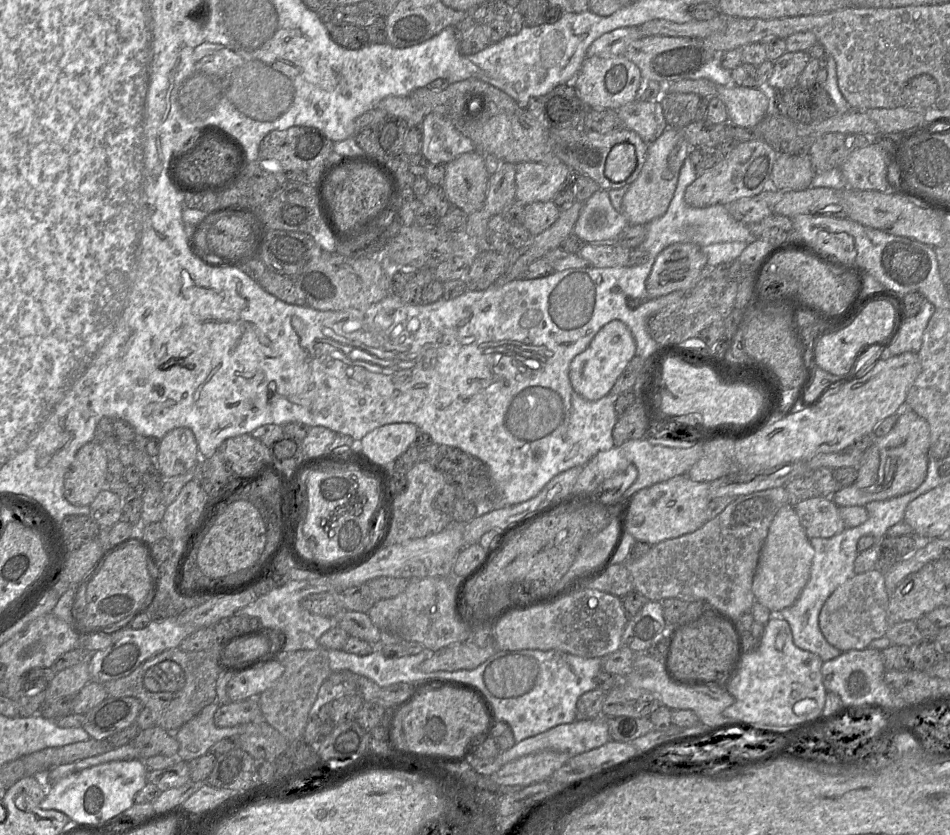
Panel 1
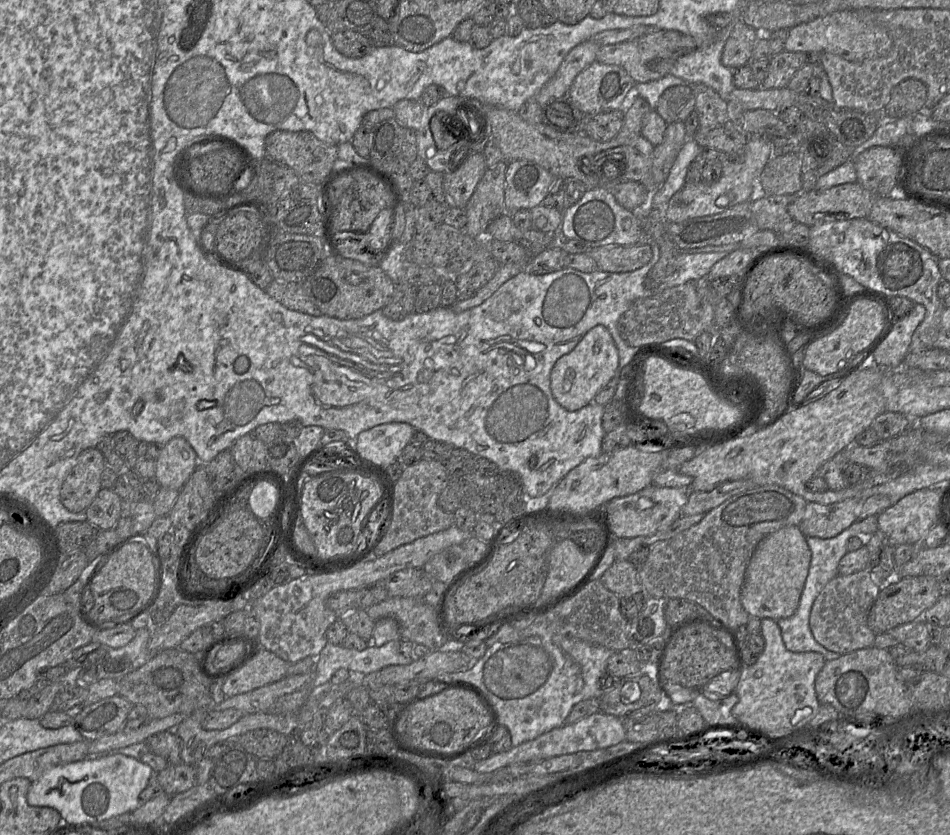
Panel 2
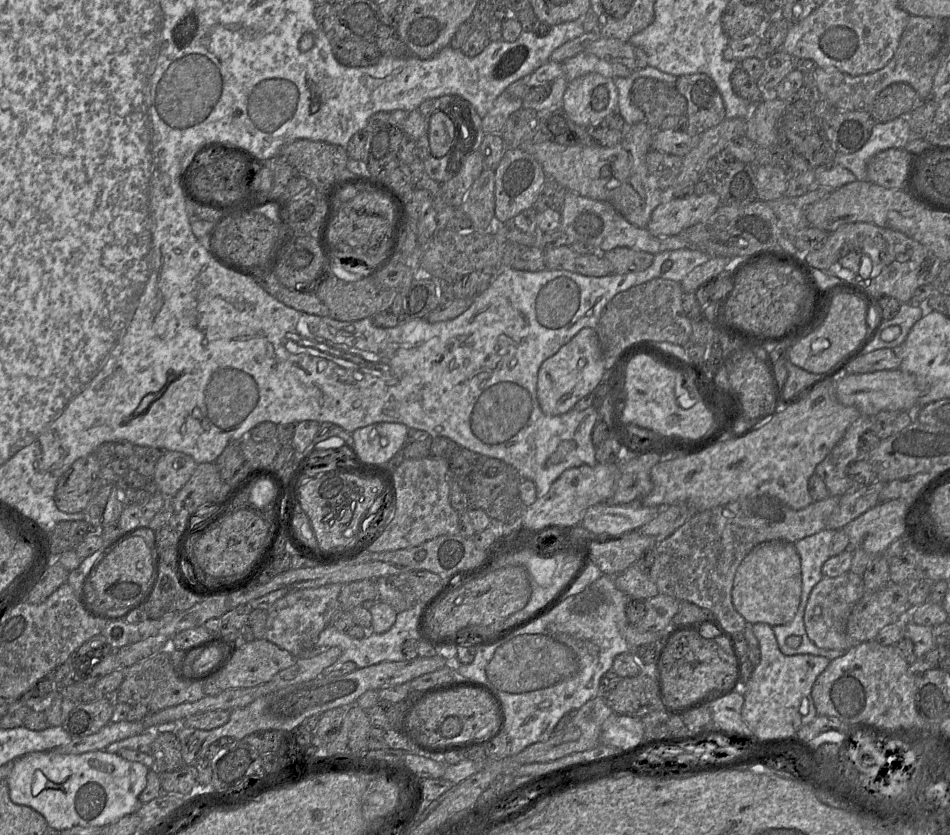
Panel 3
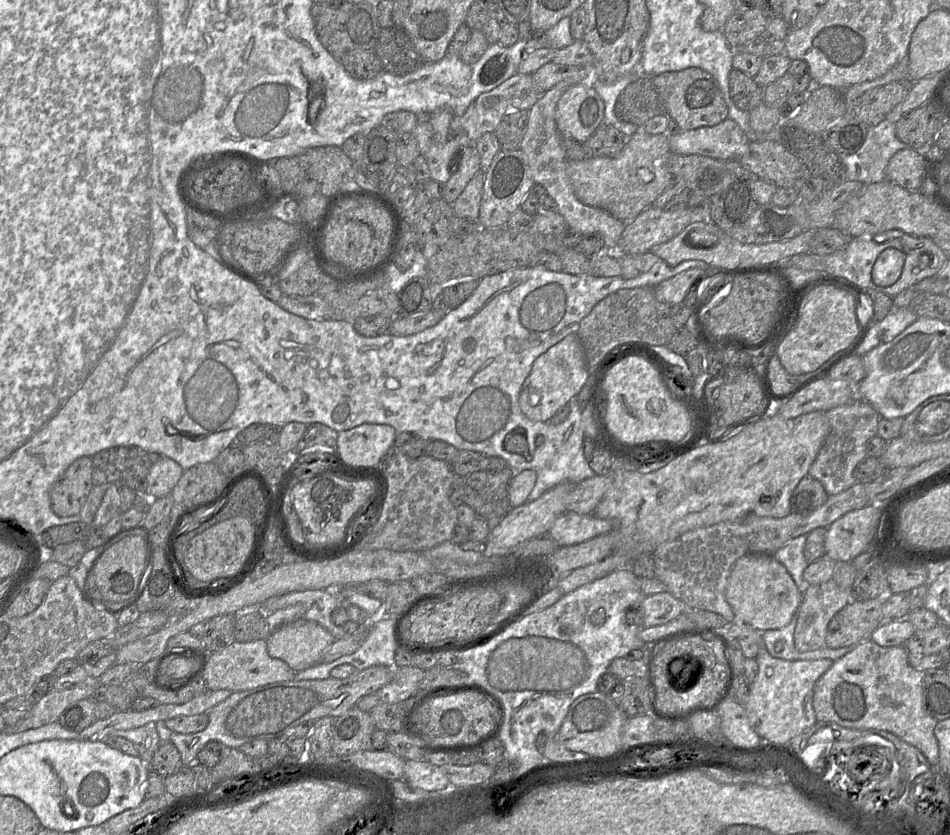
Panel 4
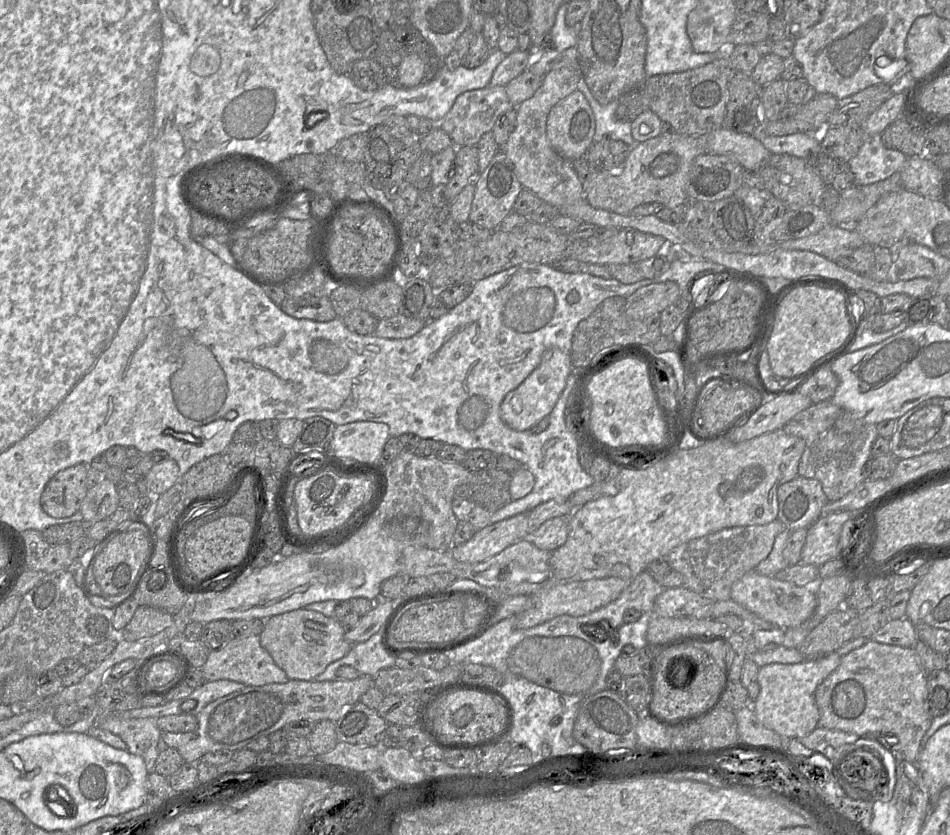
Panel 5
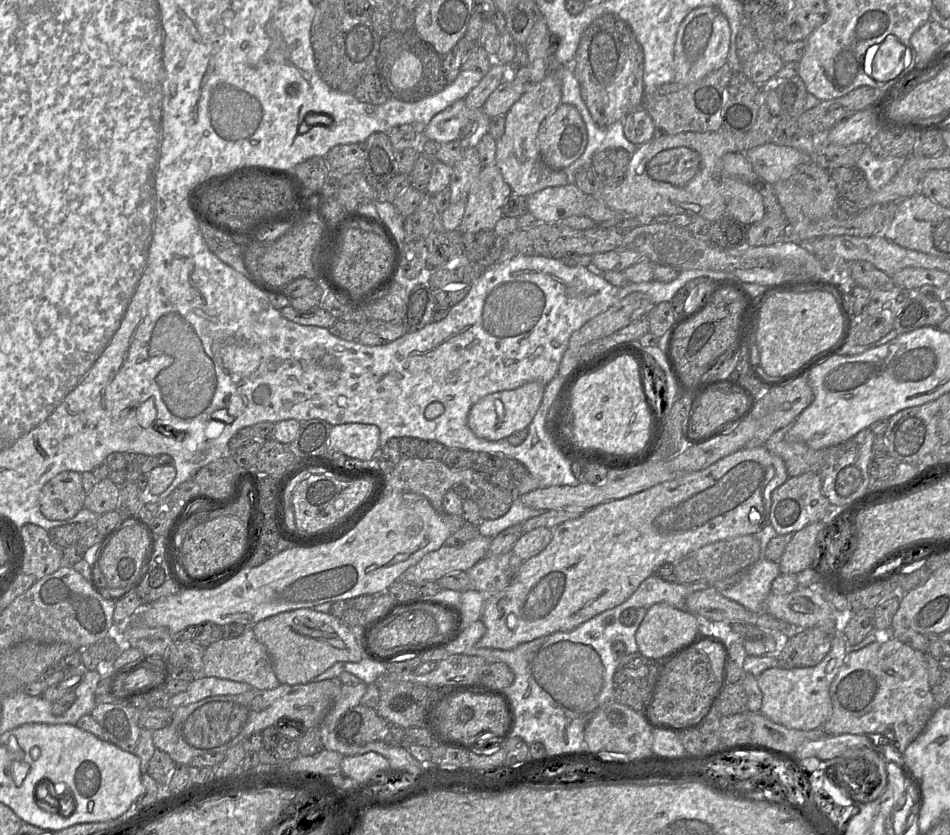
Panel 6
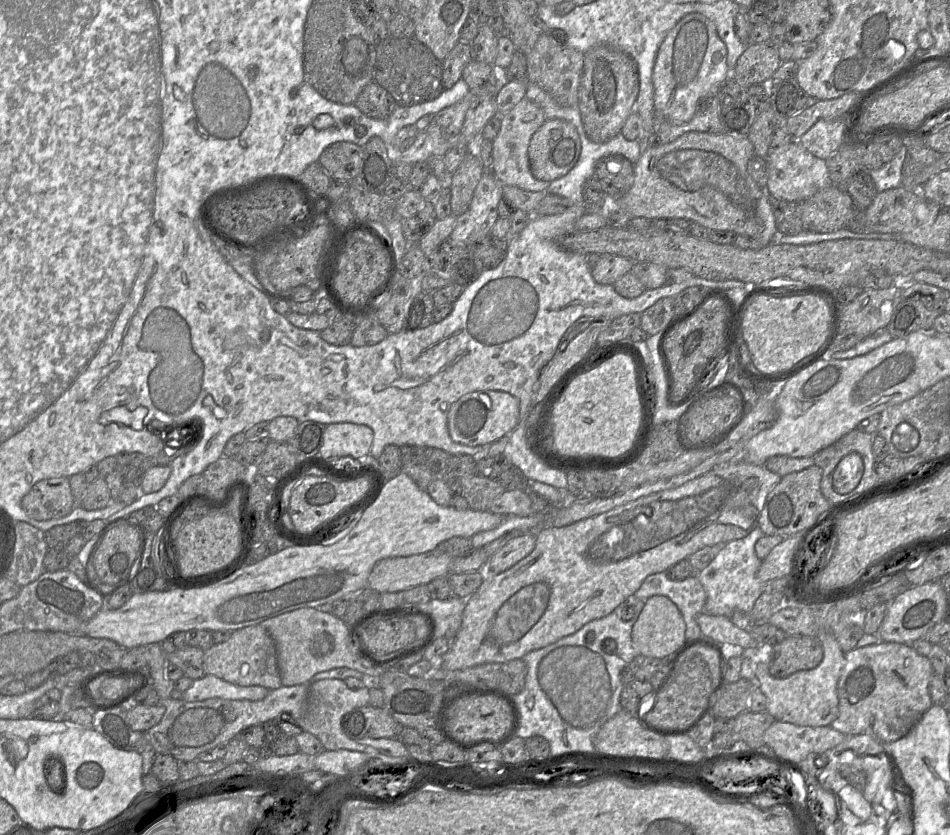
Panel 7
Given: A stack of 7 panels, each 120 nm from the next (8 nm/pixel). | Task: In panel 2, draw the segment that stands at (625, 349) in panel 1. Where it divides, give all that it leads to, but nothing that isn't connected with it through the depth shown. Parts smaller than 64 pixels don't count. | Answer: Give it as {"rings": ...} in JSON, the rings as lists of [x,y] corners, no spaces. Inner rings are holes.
{"rings":[[[602,325],[590,329],[569,353],[560,357],[550,374],[550,387],[555,400],[566,410],[576,411],[591,403],[596,394],[619,371],[619,354],[615,342]]]}

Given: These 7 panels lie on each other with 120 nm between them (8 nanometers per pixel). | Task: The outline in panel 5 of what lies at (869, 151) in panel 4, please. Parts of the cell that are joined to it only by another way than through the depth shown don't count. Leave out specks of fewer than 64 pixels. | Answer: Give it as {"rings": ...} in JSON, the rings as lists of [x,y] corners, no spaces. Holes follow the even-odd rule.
{"rings":[[[881,134],[867,135],[857,154],[847,161],[855,184],[868,185],[899,171],[907,160],[902,152],[886,148]]]}

